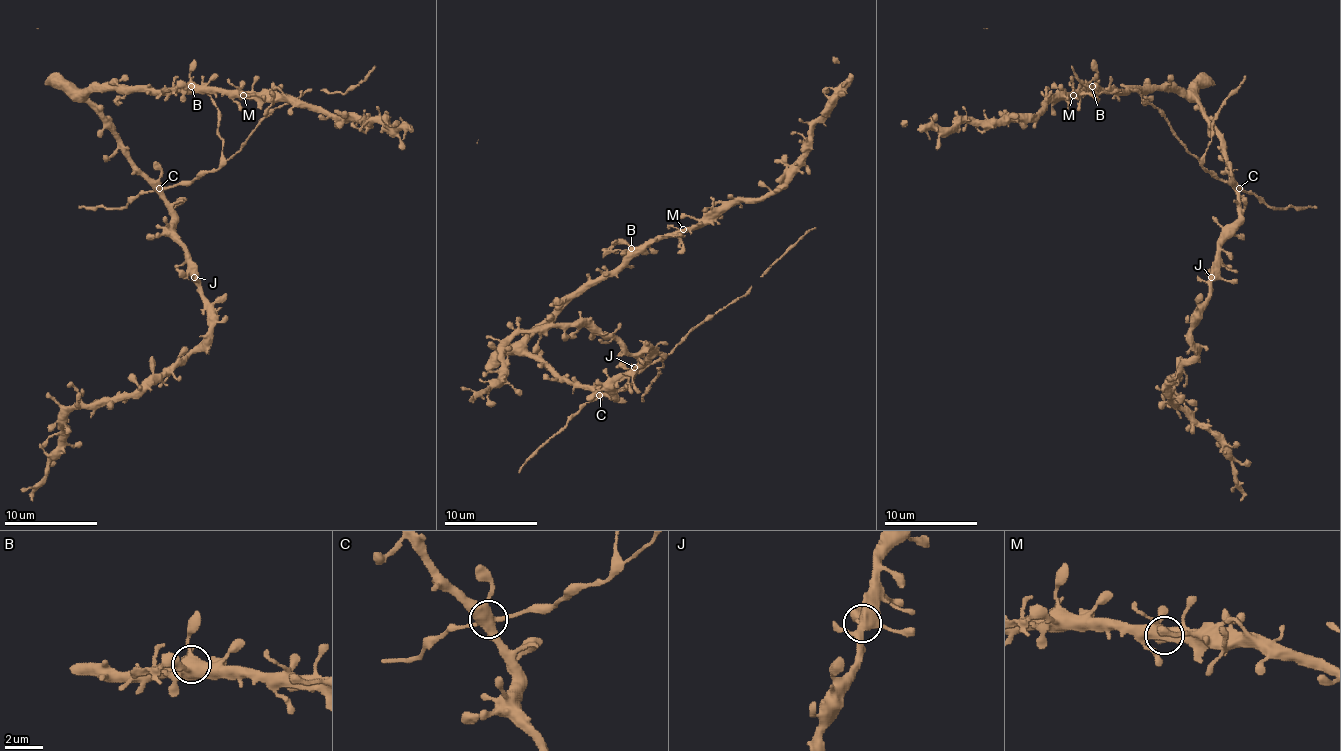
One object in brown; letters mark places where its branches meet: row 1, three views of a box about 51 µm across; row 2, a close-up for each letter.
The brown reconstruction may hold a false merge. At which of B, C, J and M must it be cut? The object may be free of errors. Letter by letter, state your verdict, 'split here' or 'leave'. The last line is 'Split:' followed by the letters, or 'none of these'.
B: leave
C: leave
J: leave
M: leave
Split: none of these

